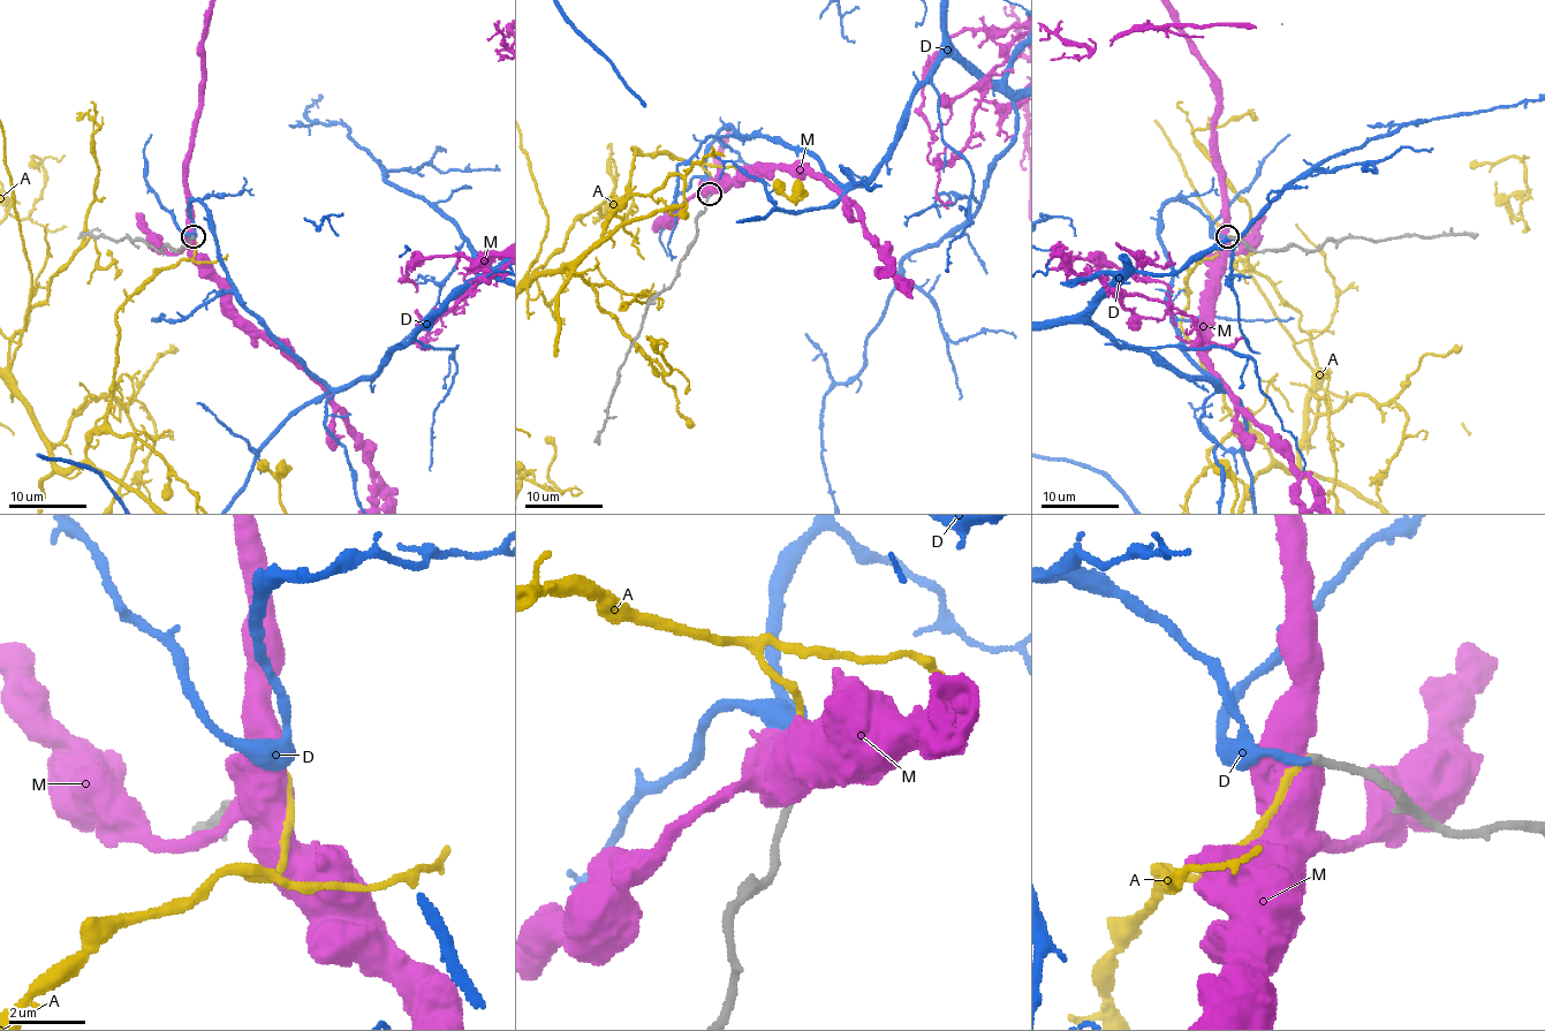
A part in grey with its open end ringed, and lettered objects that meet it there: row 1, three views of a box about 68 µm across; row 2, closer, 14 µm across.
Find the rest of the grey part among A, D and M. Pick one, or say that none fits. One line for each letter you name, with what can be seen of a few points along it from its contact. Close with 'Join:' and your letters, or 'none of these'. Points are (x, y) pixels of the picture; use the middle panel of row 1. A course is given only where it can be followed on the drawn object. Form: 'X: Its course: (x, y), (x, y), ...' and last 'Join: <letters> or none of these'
Join: D

